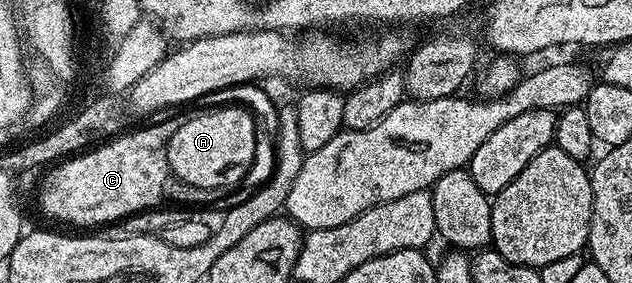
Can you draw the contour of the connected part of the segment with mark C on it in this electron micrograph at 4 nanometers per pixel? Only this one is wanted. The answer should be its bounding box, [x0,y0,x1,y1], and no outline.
[38,117,179,231]

